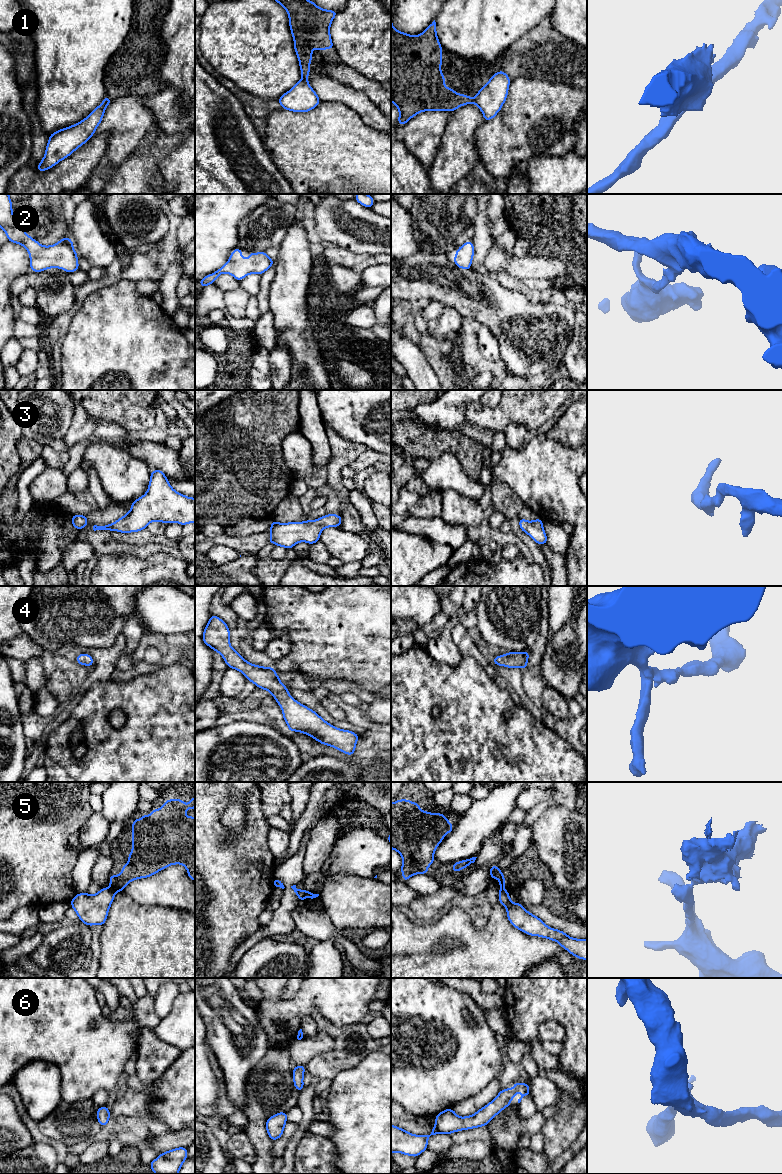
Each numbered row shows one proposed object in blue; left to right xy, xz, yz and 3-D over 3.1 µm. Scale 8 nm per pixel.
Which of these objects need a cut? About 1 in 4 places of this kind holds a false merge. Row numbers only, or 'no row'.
1, 5

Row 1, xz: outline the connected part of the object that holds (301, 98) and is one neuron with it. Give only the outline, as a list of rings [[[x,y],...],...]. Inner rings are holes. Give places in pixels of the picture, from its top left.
[[[300,80],[277,100],[283,109],[293,112],[308,112],[321,102],[307,81]]]

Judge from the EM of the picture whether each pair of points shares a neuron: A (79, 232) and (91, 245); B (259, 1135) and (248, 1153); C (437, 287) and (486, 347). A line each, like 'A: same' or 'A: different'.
A: same
B: different
C: different

